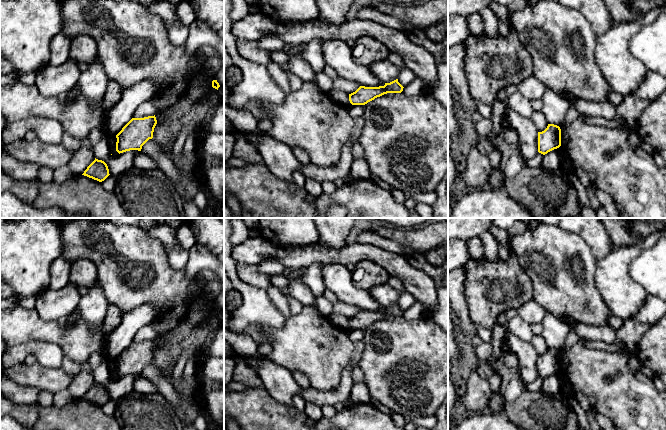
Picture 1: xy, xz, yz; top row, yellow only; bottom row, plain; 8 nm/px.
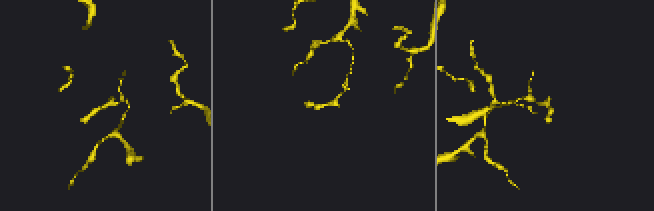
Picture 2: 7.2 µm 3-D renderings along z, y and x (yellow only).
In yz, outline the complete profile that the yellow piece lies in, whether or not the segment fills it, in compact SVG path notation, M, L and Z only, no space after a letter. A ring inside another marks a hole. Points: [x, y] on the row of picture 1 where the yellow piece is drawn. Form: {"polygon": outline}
{"polygon": "M548 124L547 128L538 132L538 152L545 155L561 146L561 129L554 124Z"}

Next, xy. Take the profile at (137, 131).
{"polygon": "M155 115L144 118L132 118L116 135L116 151L120 154L130 150L141 151L142 146L153 138L157 124Z"}

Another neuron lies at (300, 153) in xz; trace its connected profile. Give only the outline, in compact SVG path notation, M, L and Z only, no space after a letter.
M295 147L293 149L293 153L296 157L296 159L302 163L302 164L308 164L310 163L310 157L308 155L308 153L306 152L306 150L302 147Z

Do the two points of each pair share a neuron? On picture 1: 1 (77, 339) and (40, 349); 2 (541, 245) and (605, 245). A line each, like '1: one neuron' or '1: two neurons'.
1: two neurons
2: two neurons

